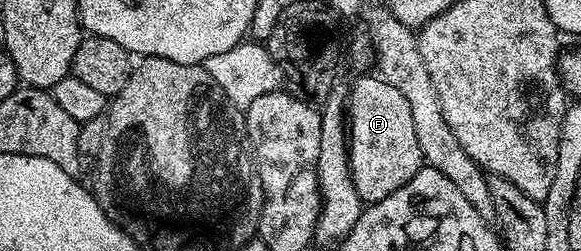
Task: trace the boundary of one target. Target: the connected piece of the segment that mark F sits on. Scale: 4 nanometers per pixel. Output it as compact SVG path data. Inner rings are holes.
M359 77L355 86L350 86L346 120L349 122L347 153L352 183L363 203L374 203L393 195L393 191L407 185L409 179L424 168L409 103L405 103L405 95L401 95L397 87L389 87L382 77Z

